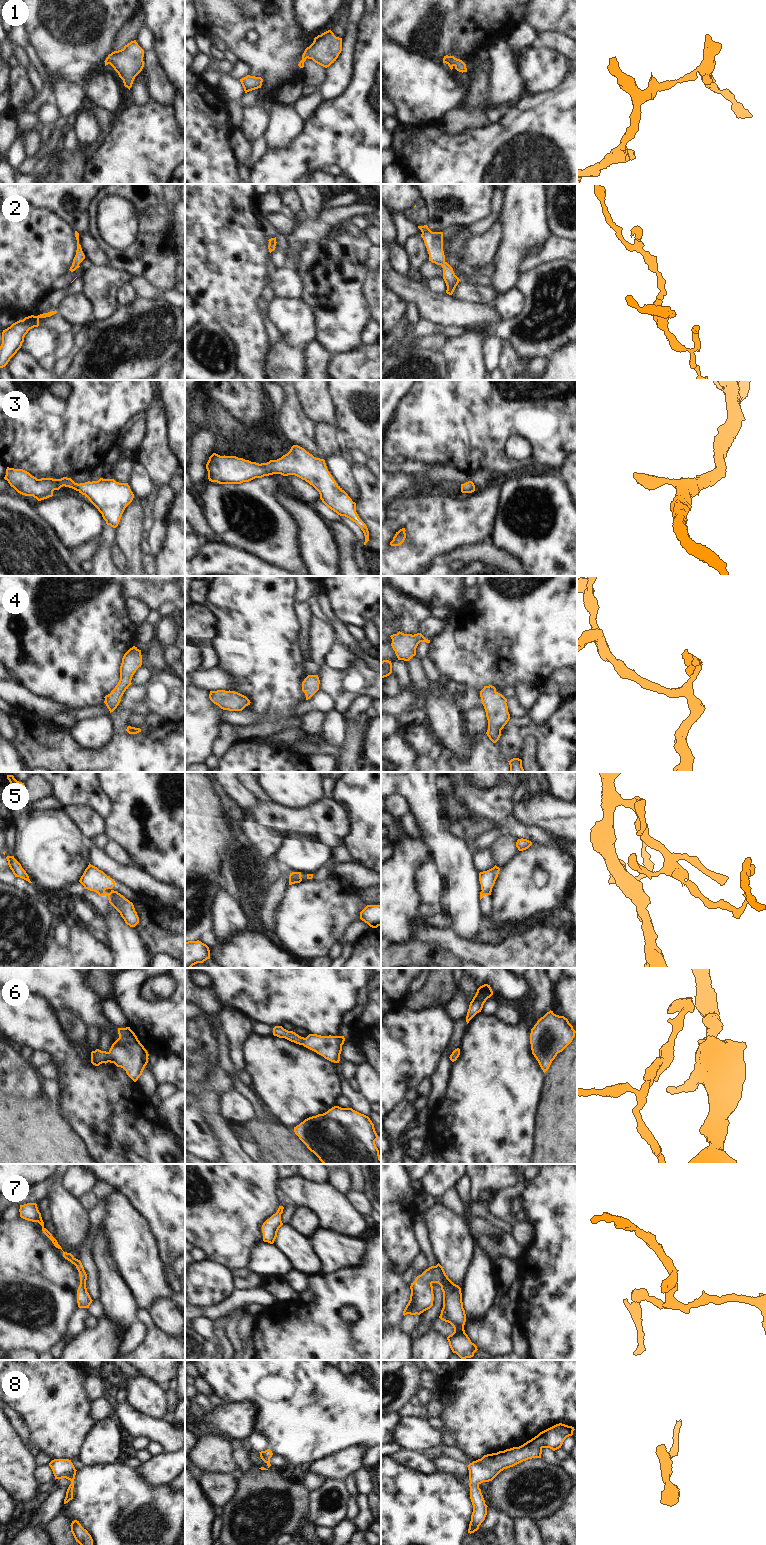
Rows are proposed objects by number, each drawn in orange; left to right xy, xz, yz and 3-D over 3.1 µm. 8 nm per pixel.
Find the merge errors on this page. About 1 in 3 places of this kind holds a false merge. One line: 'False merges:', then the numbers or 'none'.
False merges: 5

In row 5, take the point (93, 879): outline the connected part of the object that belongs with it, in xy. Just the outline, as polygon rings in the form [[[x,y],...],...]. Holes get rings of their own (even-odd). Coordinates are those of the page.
[[[89,863],[81,876],[79,882],[85,889],[99,893],[106,889],[112,889],[115,886],[115,882],[112,878],[107,876],[103,871]]]

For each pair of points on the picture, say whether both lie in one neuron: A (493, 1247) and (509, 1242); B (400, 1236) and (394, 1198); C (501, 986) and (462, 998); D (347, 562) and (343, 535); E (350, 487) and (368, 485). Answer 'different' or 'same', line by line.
A: same
B: same
C: different
D: same
E: different

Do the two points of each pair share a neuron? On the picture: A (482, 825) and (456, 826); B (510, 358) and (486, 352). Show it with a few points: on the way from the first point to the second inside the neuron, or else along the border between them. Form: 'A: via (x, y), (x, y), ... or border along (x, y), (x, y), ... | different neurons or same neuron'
A: via (476, 825), (462, 826) | same neuron
B: border along (499, 338), (499, 359), (496, 368) | different neurons

